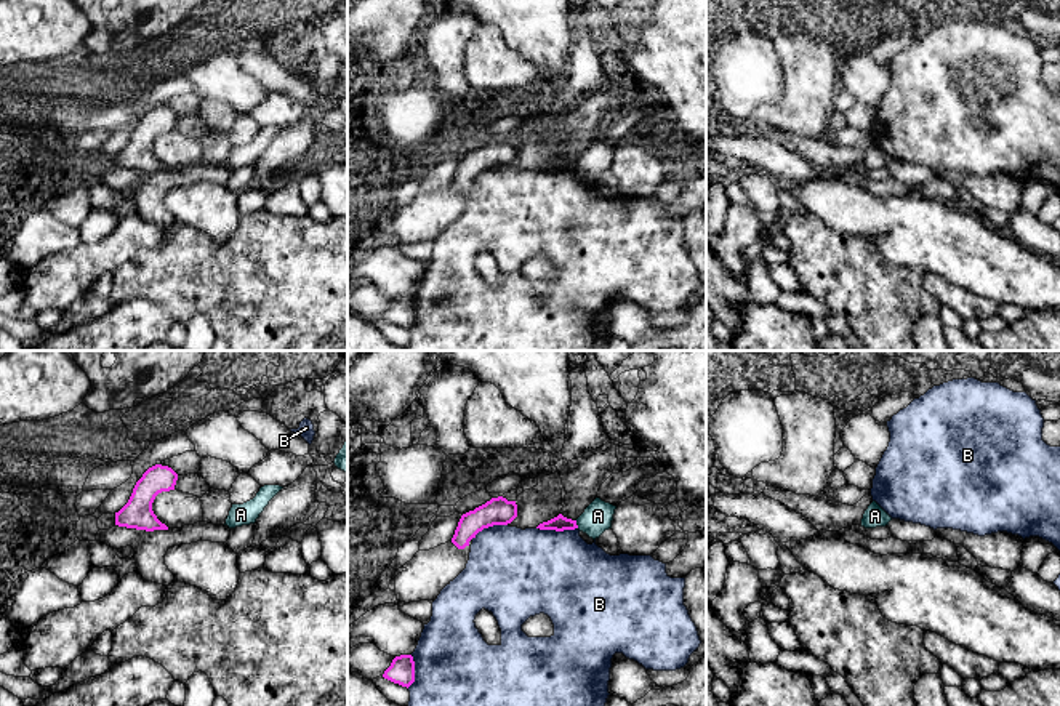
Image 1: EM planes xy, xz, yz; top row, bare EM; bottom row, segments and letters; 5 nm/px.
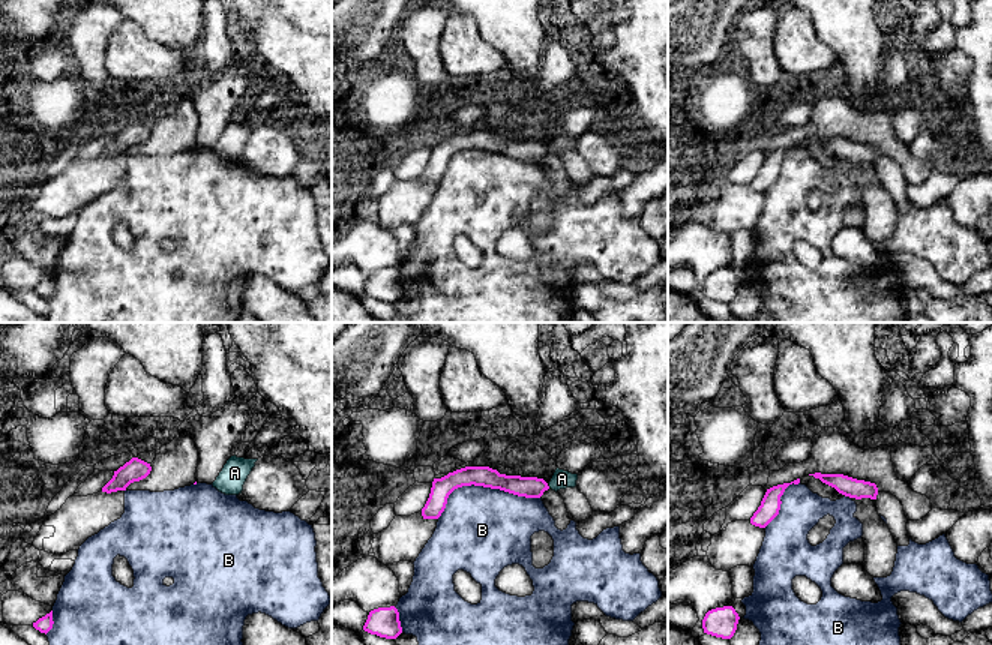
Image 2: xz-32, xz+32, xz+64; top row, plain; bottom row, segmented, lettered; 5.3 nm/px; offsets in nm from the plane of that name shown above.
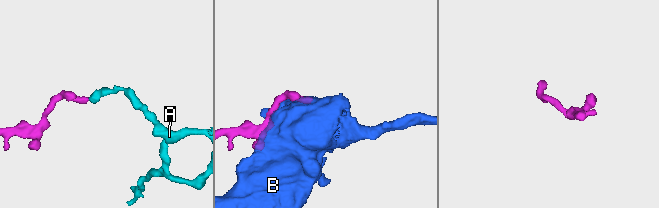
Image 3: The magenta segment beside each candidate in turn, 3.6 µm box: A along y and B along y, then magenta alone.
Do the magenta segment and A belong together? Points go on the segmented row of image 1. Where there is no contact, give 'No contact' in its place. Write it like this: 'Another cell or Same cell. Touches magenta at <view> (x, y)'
Another cell. Touches magenta at xz (575, 524)

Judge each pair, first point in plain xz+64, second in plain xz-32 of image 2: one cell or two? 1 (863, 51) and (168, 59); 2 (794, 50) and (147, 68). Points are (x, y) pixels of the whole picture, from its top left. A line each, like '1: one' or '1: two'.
1: two
2: one

